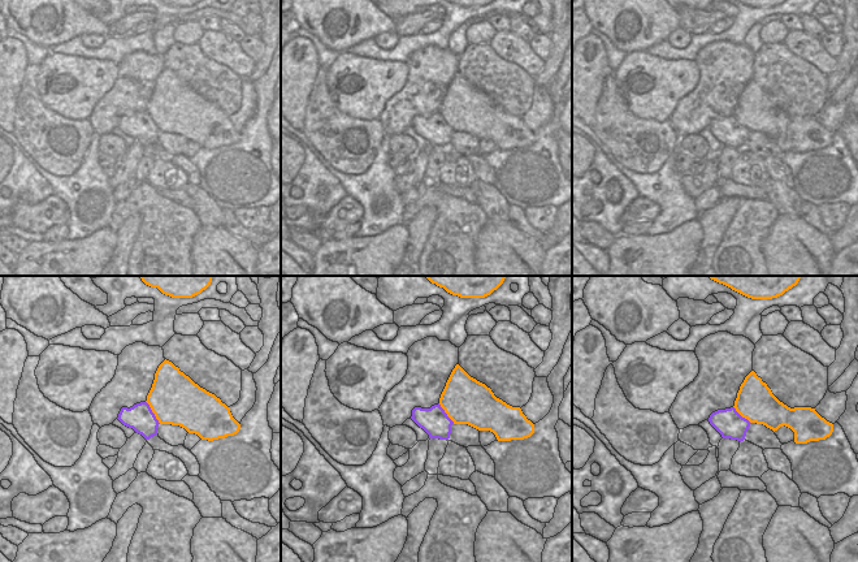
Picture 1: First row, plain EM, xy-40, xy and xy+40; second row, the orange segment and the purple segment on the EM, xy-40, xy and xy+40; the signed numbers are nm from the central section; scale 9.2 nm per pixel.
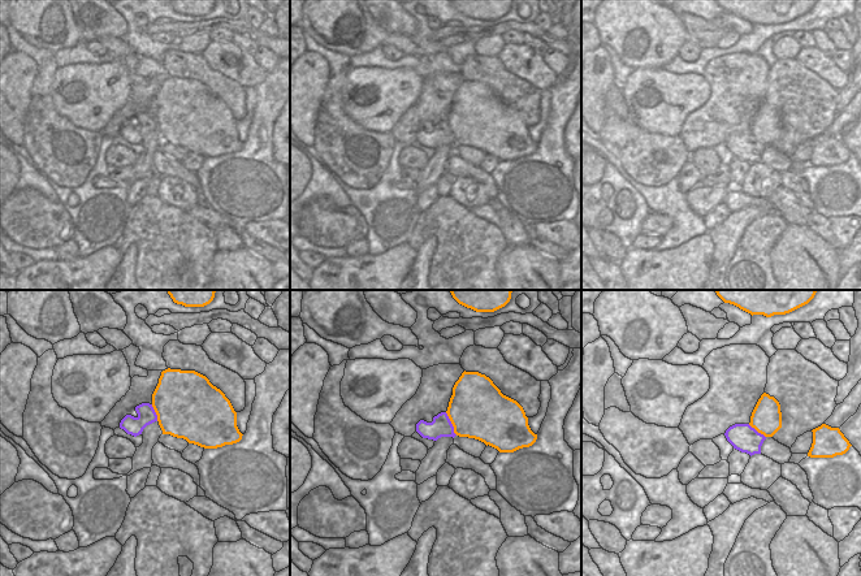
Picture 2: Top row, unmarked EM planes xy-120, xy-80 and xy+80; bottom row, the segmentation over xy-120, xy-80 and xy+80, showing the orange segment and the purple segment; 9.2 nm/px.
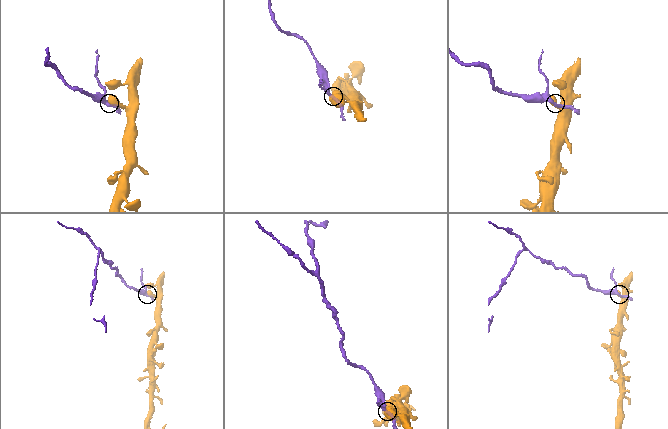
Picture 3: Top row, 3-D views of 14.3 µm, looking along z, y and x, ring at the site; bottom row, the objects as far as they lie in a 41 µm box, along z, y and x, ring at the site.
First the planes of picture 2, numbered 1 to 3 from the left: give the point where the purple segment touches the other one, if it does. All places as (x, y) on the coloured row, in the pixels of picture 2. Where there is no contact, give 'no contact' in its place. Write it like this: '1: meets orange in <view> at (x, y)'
1: meets orange in xy-120 at (155, 411)
2: meets orange in xy-80 at (451, 423)
3: meets orange in xy+80 at (757, 431)

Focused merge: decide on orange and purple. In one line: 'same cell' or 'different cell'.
different cell

